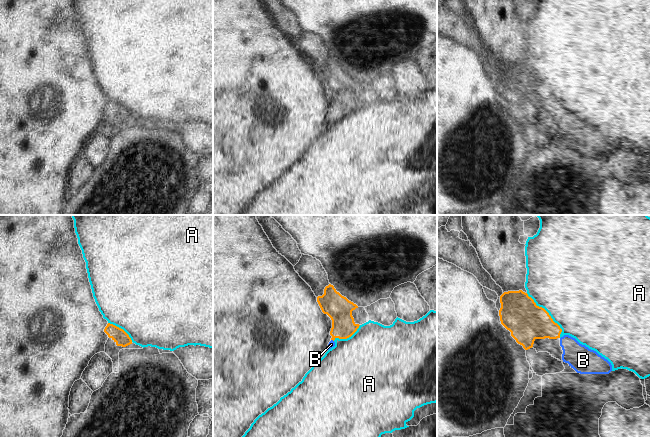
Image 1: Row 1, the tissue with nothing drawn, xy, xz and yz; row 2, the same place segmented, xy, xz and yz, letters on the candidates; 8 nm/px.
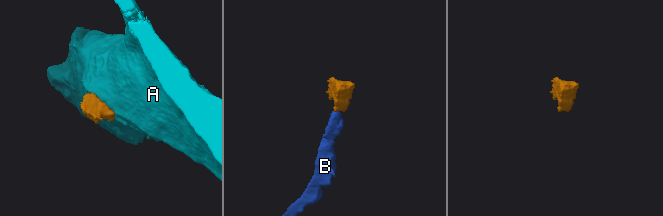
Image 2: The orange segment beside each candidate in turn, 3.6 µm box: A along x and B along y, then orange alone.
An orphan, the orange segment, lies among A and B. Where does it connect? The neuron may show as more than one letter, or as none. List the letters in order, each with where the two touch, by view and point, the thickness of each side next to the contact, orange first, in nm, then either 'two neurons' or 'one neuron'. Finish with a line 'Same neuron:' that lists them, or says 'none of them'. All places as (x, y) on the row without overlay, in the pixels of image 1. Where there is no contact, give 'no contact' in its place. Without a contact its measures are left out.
A: meets orange in yz at (548, 90); 320 nm thick on the orange side, 480 nm on the other; two neurons
B: meets orange in xz at (332, 115); 200 nm thick on the orange side, 50 nm on the other; one neuron
Same neuron: B

